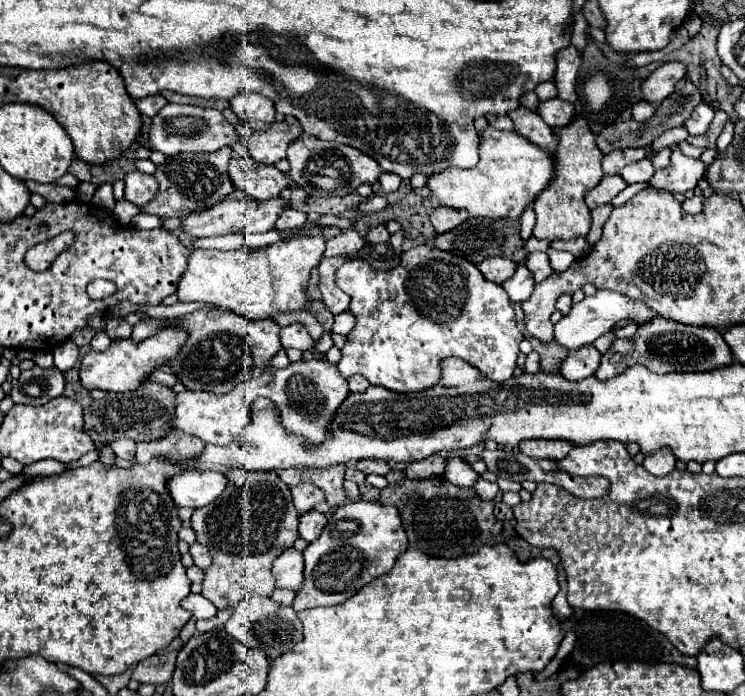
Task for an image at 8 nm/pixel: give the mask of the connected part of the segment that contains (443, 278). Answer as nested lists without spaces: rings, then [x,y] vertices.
[[[417,245],[401,253],[399,265],[389,271],[373,269],[363,259],[349,259],[335,271],[335,283],[351,297],[349,311],[357,319],[355,327],[347,335],[345,347],[341,349],[343,357],[337,363],[337,369],[345,379],[351,375],[363,375],[371,385],[379,385],[395,393],[421,393],[439,383],[441,361],[451,355],[461,357],[493,381],[503,383],[513,377],[519,343],[525,335],[517,325],[507,291],[501,285],[485,281],[483,273],[471,261],[437,247]]]

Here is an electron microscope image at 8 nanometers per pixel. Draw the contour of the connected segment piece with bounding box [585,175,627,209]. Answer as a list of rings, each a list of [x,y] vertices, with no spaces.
[[[605,175],[605,177],[601,179],[601,183],[585,195],[585,203],[589,205],[589,209],[595,209],[595,207],[599,207],[599,205],[609,203],[609,201],[611,201],[613,197],[617,197],[617,193],[621,193],[625,187],[627,187],[627,183],[623,181],[621,175]]]

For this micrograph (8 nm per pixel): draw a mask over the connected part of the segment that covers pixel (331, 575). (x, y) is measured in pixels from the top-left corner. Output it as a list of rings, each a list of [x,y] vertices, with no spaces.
[[[355,501],[355,503],[347,503],[341,505],[331,519],[327,521],[321,537],[313,543],[307,545],[305,549],[305,585],[303,589],[297,593],[293,609],[295,611],[303,611],[303,609],[311,609],[311,607],[321,607],[321,605],[337,605],[347,601],[349,597],[353,597],[363,585],[371,583],[373,579],[389,573],[399,557],[399,553],[403,553],[407,549],[407,535],[405,529],[401,525],[401,517],[399,517],[399,509],[393,505],[381,505],[379,501]]]

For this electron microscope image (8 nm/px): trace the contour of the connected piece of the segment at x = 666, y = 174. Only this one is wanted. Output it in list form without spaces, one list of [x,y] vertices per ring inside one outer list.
[[[671,145],[671,151],[671,165],[655,171],[651,187],[659,187],[669,193],[685,193],[689,189],[695,189],[697,183],[705,177],[707,165],[701,159],[683,155],[677,145]]]

